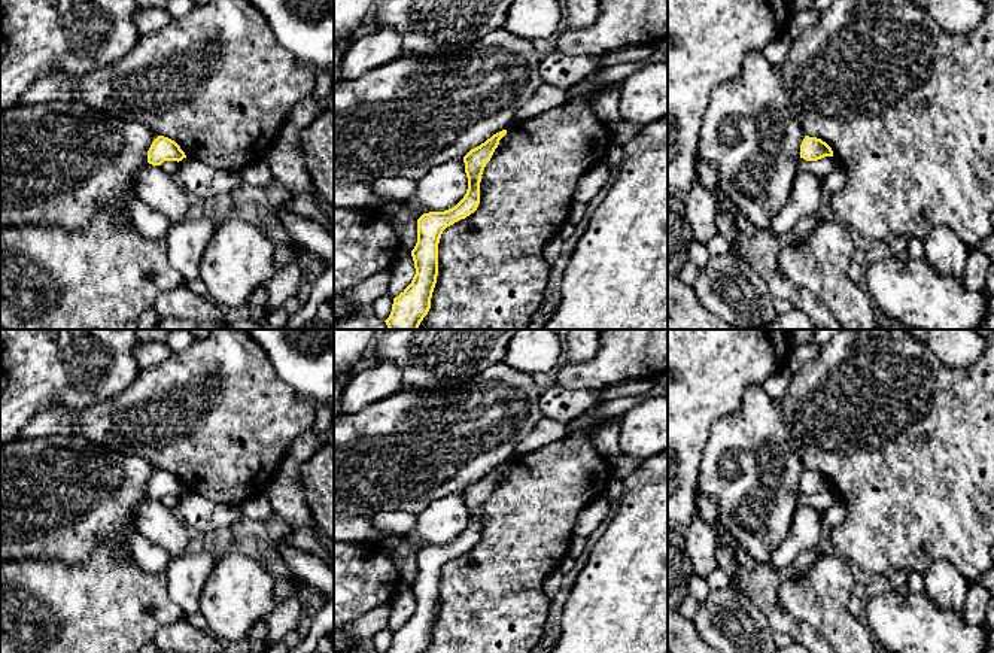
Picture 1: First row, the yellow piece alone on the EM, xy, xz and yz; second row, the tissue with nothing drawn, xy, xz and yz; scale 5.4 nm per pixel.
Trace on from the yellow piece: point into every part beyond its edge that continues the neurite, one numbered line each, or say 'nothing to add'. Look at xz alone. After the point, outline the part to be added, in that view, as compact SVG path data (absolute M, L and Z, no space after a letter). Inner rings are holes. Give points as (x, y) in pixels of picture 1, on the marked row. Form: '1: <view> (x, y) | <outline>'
nothing to add

